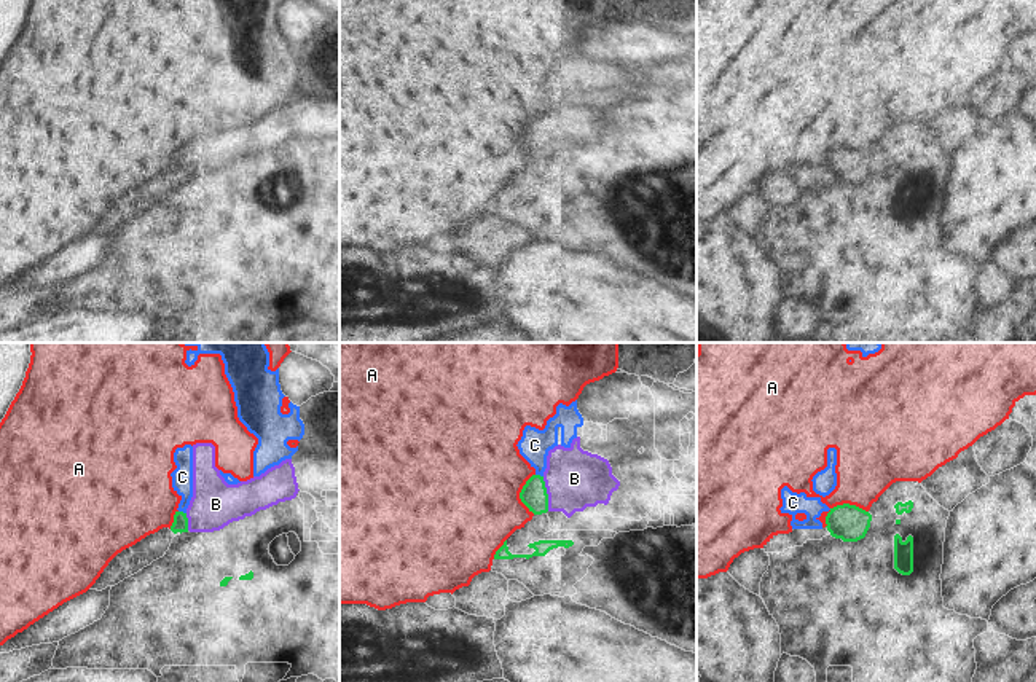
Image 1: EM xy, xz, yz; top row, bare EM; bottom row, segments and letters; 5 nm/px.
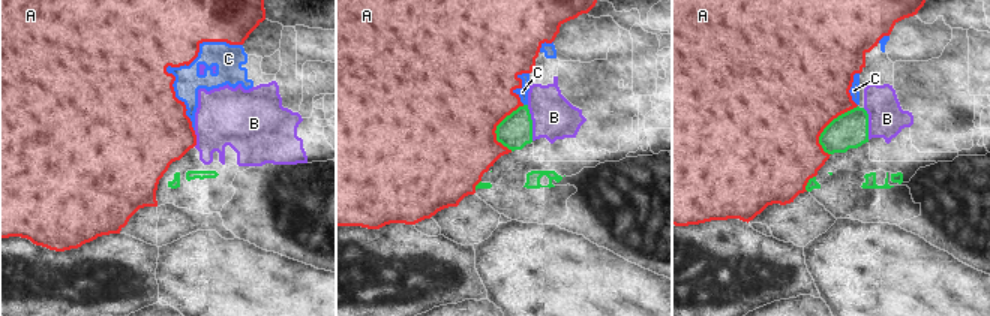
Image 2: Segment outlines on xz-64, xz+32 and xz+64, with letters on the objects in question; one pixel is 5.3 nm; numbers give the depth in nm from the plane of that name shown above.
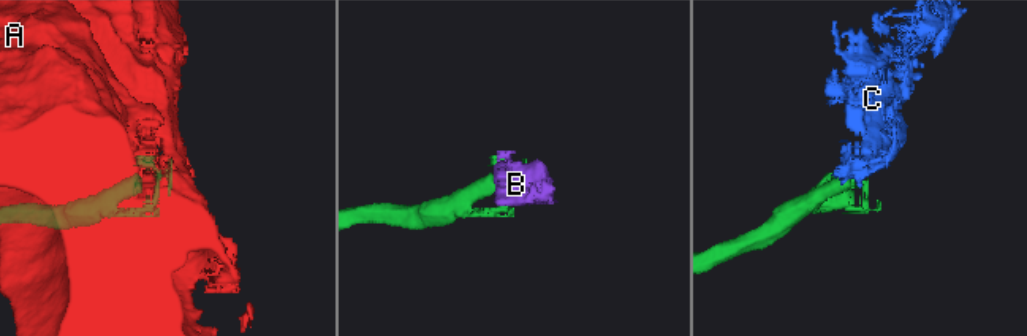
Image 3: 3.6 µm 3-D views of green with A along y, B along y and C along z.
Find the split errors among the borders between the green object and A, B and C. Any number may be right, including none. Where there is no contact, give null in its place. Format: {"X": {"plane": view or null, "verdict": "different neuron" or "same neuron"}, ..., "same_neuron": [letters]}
{"A": {"plane": "yz", "verdict": "different neuron"}, "B": {"plane": "xz", "verdict": "same neuron"}, "C": {"plane": "xy", "verdict": "different neuron"}, "same_neuron": ["B"]}

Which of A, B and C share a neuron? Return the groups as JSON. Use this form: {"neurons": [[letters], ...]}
{"neurons": [["A", "C"], ["B"]]}

